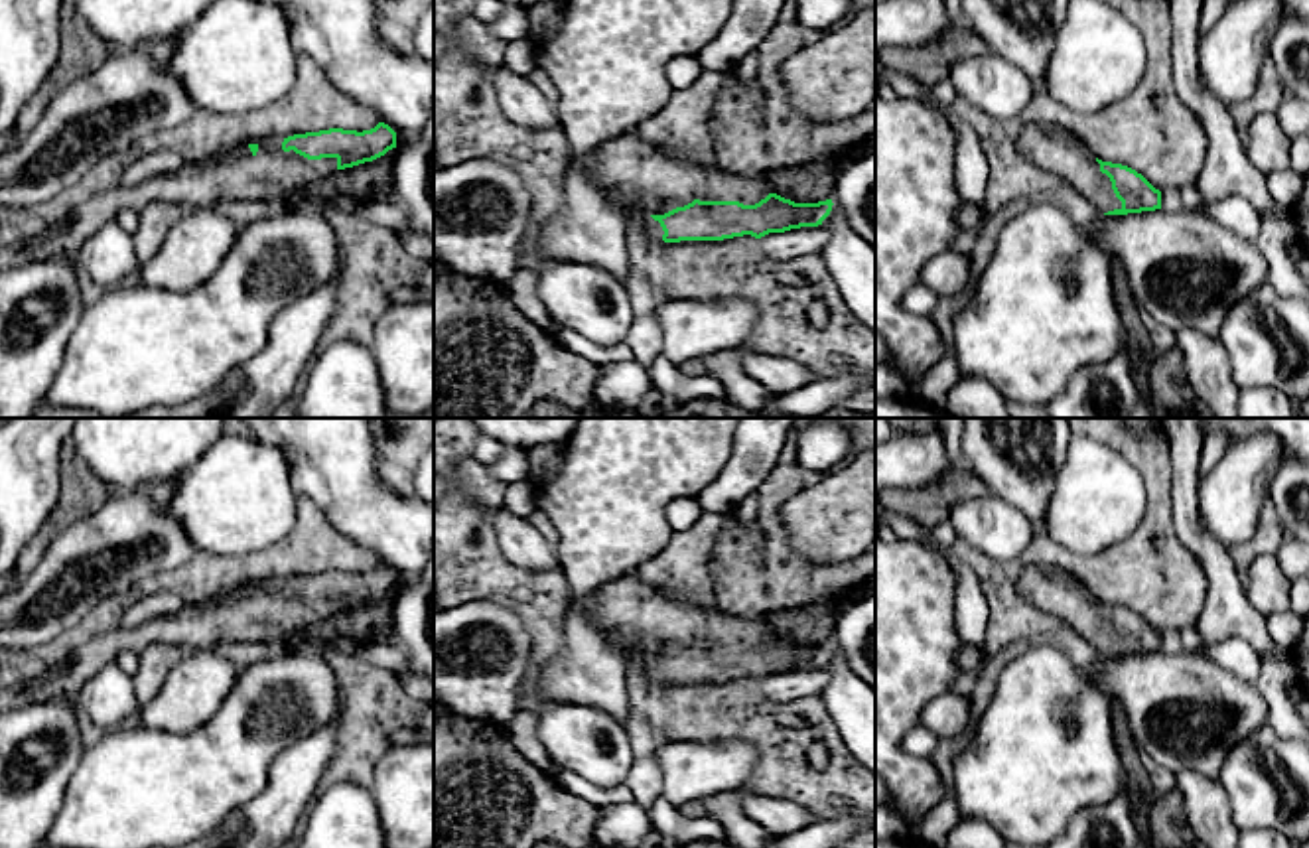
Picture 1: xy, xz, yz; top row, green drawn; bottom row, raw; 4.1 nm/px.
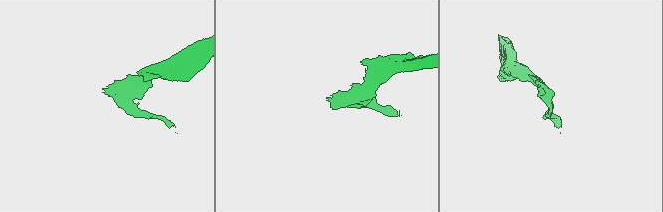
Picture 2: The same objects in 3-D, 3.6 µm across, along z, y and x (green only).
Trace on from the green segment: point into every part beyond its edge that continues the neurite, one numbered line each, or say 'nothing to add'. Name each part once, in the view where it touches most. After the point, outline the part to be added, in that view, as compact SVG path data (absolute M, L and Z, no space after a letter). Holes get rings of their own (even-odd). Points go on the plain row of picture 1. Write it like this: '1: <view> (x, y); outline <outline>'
1: xz (643, 620); outline M635 572L595 590L589 596L589 617L615 637L625 657L664 657L694 641L755 647L773 635L767 617L700 607L654 590Z

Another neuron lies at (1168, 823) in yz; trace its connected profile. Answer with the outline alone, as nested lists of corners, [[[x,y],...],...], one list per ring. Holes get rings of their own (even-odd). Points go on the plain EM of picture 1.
[[[1169,791],[1149,811],[1149,848],[1206,848],[1191,830],[1181,793]]]

